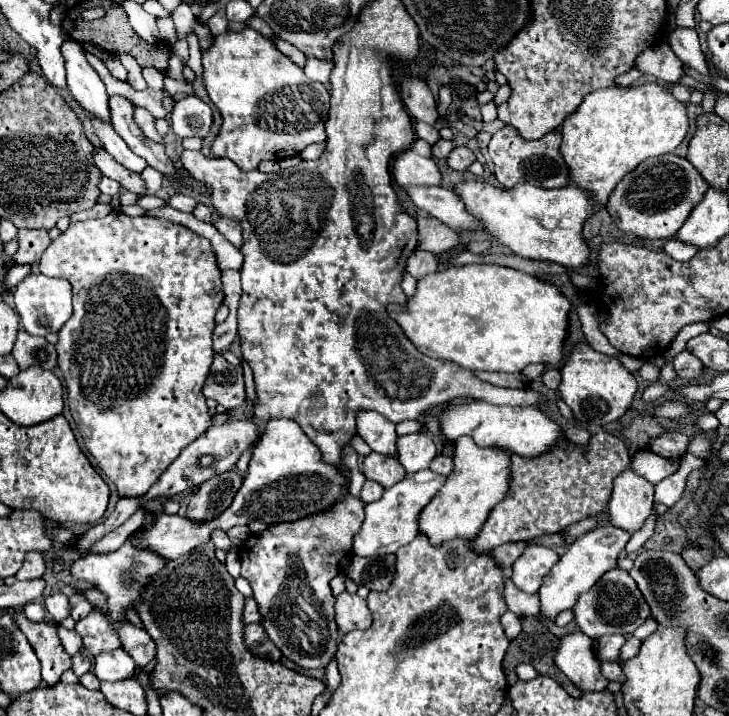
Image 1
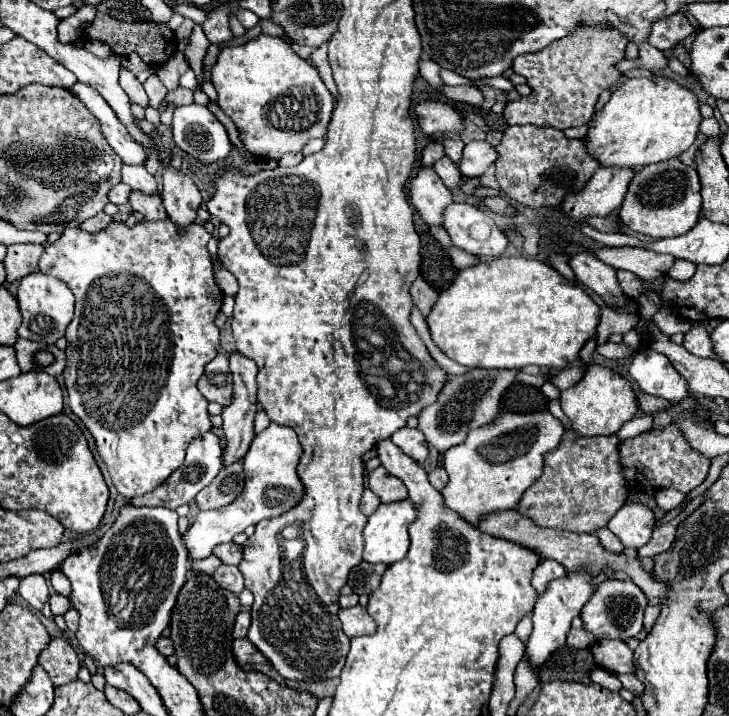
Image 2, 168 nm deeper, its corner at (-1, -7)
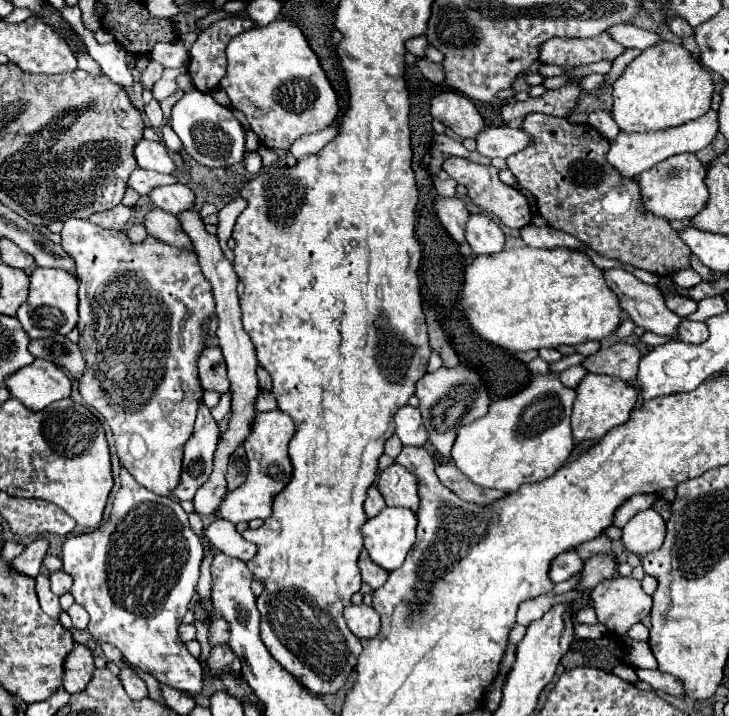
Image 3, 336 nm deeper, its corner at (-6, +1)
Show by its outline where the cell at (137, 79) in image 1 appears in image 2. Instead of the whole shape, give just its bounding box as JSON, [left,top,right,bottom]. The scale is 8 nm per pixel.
[143,75,168,110]

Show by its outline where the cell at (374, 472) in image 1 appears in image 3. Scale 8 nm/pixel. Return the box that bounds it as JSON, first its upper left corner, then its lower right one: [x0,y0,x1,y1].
[376,464,418,512]

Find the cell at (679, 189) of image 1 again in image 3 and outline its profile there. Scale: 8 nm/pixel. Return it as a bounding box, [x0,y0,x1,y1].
[640,154,708,220]

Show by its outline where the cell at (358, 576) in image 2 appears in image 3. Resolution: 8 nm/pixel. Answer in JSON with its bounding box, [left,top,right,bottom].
[360,550,388,590]

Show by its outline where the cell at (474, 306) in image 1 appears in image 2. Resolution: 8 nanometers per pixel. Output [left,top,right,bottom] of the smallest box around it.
[427,256,599,370]

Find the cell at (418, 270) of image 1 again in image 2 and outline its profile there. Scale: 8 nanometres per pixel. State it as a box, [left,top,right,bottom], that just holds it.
[411,276,437,316]

